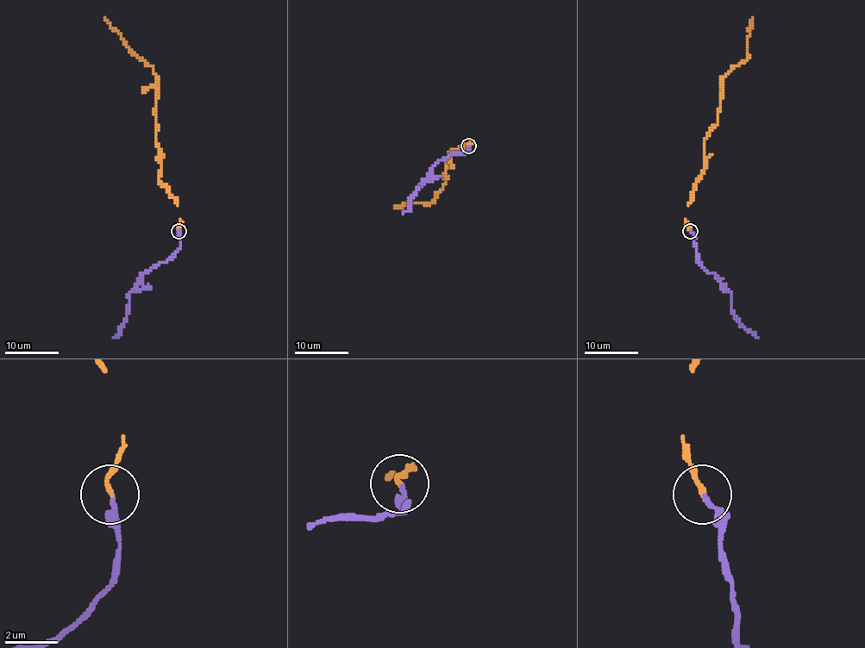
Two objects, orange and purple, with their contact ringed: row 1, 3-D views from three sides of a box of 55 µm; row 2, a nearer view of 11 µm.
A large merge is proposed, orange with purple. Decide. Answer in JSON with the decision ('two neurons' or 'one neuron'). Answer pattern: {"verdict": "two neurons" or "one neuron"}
{"verdict": "one neuron"}

